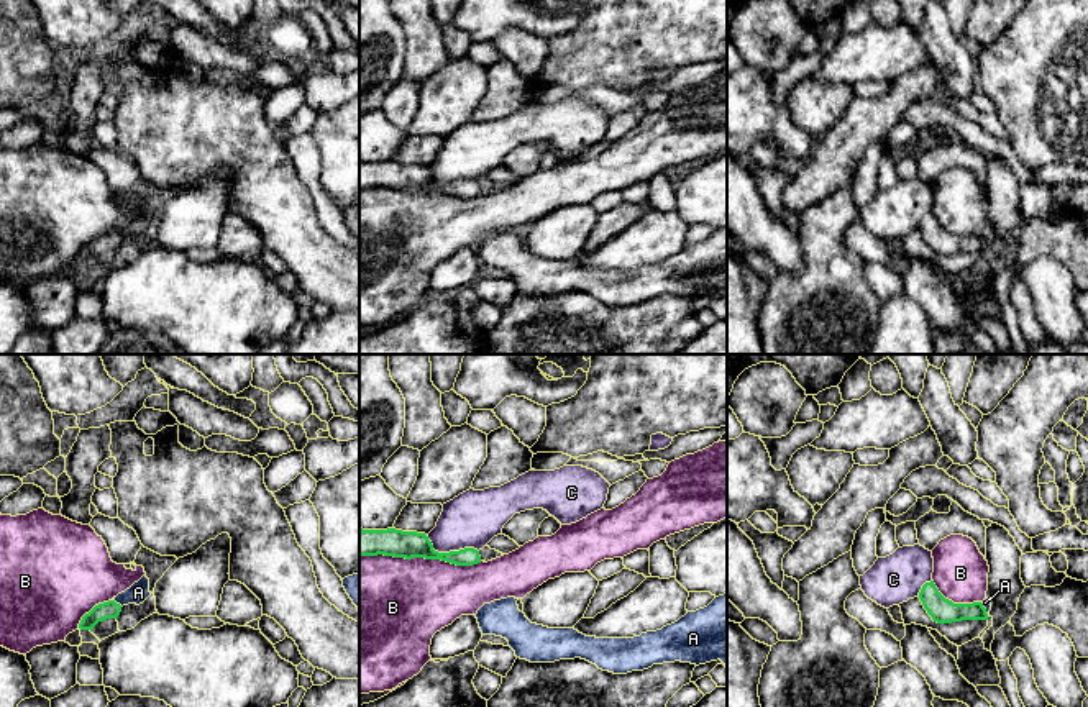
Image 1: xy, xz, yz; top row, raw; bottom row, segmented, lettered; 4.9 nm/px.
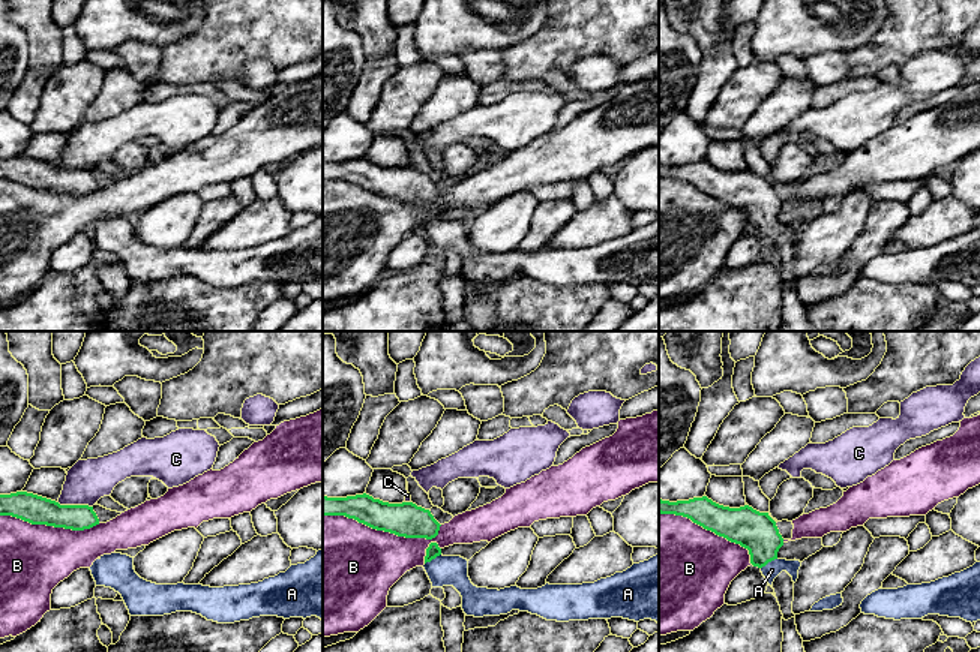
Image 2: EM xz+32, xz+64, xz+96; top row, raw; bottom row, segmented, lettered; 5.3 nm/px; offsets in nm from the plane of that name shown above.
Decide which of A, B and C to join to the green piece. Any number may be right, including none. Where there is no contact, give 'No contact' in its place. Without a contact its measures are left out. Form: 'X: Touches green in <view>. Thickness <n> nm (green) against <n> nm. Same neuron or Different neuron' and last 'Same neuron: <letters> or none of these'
A: Touches green in xy. Thickness 90 nm (green) against 100 nm. Same neuron
B: Touches green in xz. Thickness 140 nm (green) against 440 nm. Different neuron
C: Touches green in xz. Thickness 130 nm (green) against 280 nm. Different neuron
Same neuron: A

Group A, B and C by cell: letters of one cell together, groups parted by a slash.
A / B / C

